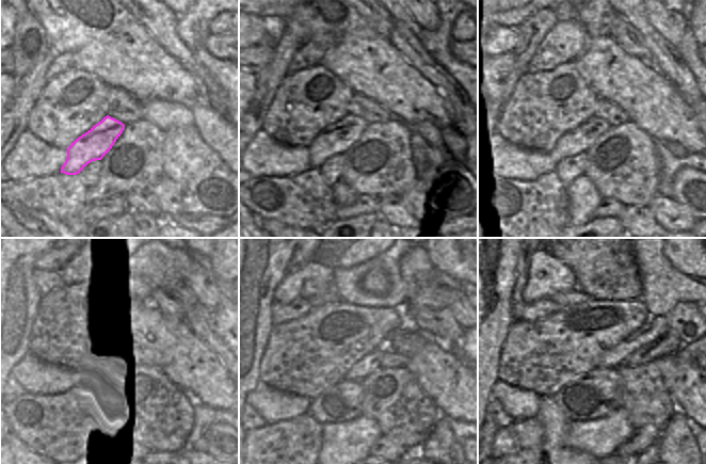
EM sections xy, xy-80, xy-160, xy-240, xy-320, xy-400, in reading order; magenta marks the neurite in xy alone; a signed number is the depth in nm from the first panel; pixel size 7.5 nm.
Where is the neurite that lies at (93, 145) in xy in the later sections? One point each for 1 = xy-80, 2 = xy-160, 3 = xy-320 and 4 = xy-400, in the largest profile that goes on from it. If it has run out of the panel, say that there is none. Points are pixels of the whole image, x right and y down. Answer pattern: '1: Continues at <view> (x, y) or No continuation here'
1: Continues at xy-80 (333, 142)
2: Continues at xy-160 (573, 144)
3: Continues at xy-320 (371, 362)
4: Continues at xy-400 (656, 328).

